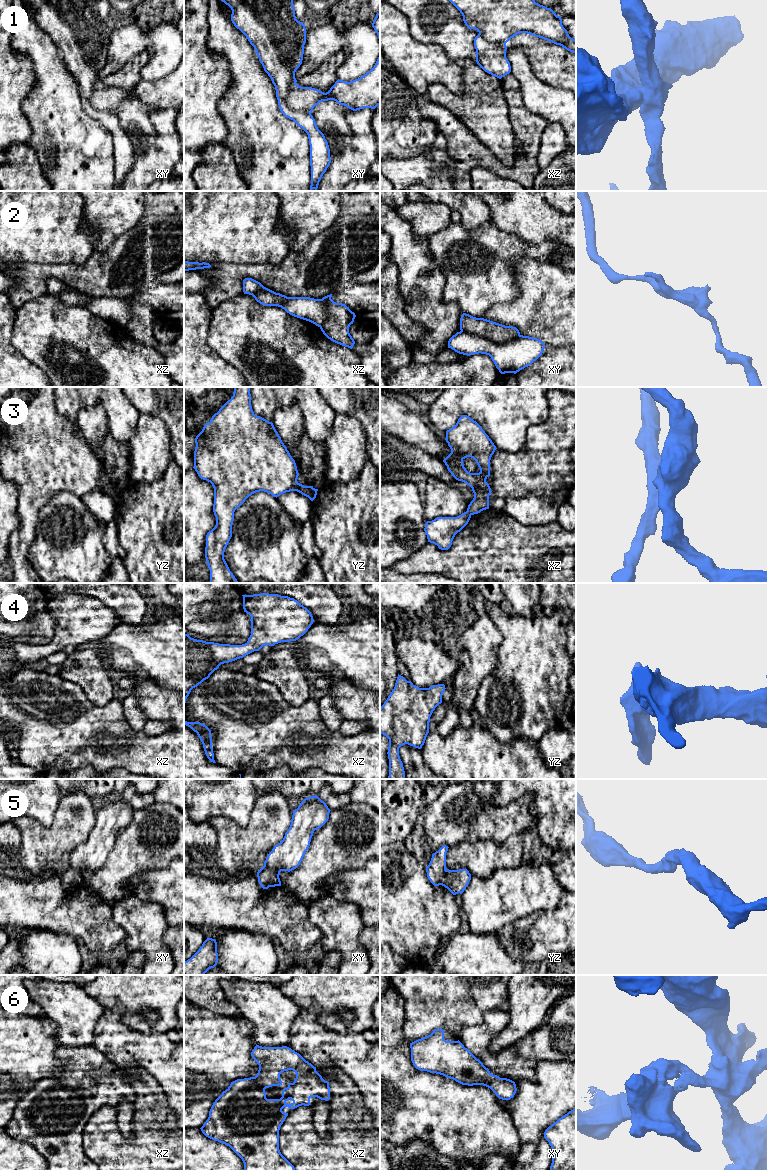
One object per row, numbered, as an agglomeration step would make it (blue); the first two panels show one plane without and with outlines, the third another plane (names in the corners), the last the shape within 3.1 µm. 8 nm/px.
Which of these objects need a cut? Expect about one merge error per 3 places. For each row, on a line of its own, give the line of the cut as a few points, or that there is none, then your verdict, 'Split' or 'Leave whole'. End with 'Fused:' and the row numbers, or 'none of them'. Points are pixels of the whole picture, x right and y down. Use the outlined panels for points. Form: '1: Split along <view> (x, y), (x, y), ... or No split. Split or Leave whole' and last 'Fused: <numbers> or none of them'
1: Split along xy (293, 84), (287, 95), (286, 103), (293, 109), (310, 114). Split
2: Split along xy (461, 330), (480, 335), (497, 343), (508, 342), (519, 335). Split
3: Split along yz (313, 488), (308, 497). Split
4: No split. Leave whole
5: No split. Leave whole
6: No split. Leave whole
Fused: 1, 2, 3

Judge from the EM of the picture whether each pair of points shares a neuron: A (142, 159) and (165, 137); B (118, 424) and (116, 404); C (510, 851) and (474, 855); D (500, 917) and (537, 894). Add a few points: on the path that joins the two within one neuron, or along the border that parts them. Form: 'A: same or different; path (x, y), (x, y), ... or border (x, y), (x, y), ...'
A: same; path (148, 154), (159, 143)
B: same; path (118, 419), (118, 409)
C: same; path (501, 855), (483, 855)
D: same; path (509, 913), (528, 894)

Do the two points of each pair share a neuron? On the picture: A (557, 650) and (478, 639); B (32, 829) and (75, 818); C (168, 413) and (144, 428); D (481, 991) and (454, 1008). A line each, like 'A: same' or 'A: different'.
A: different
B: same
C: different
D: different

